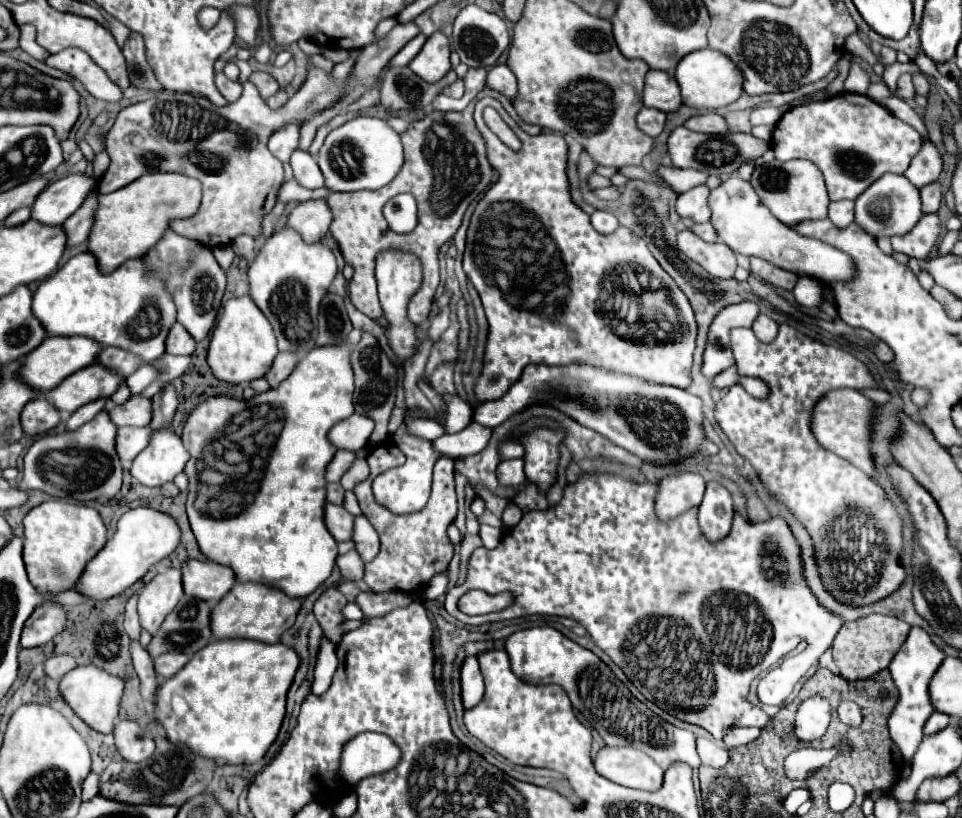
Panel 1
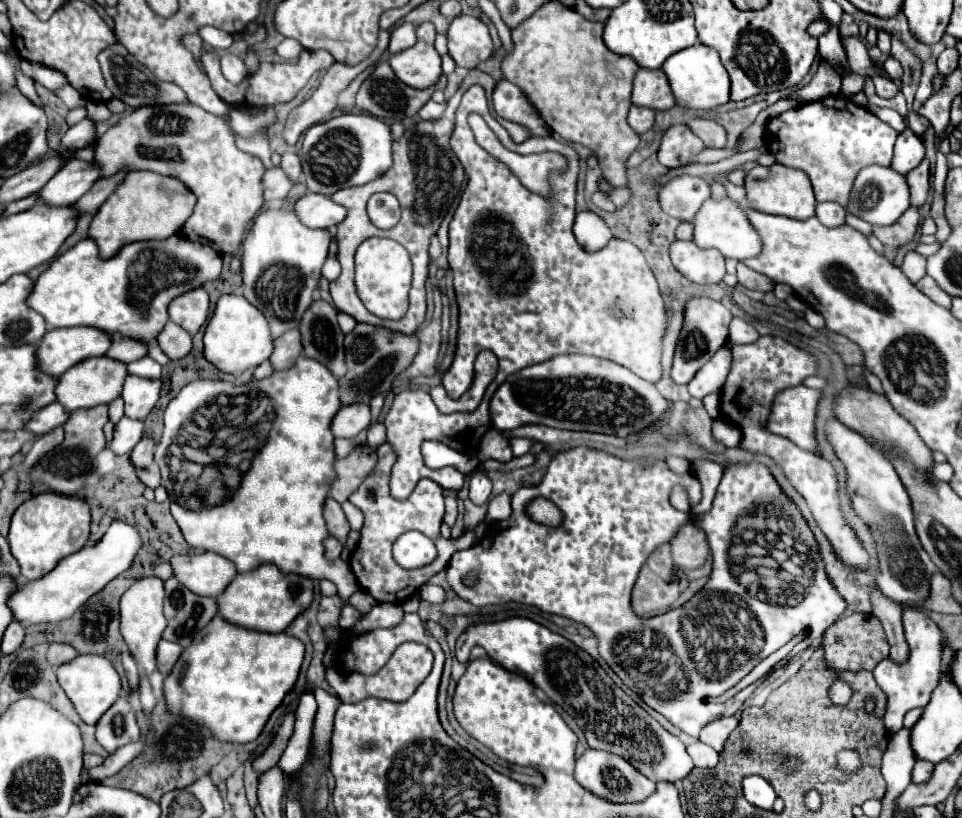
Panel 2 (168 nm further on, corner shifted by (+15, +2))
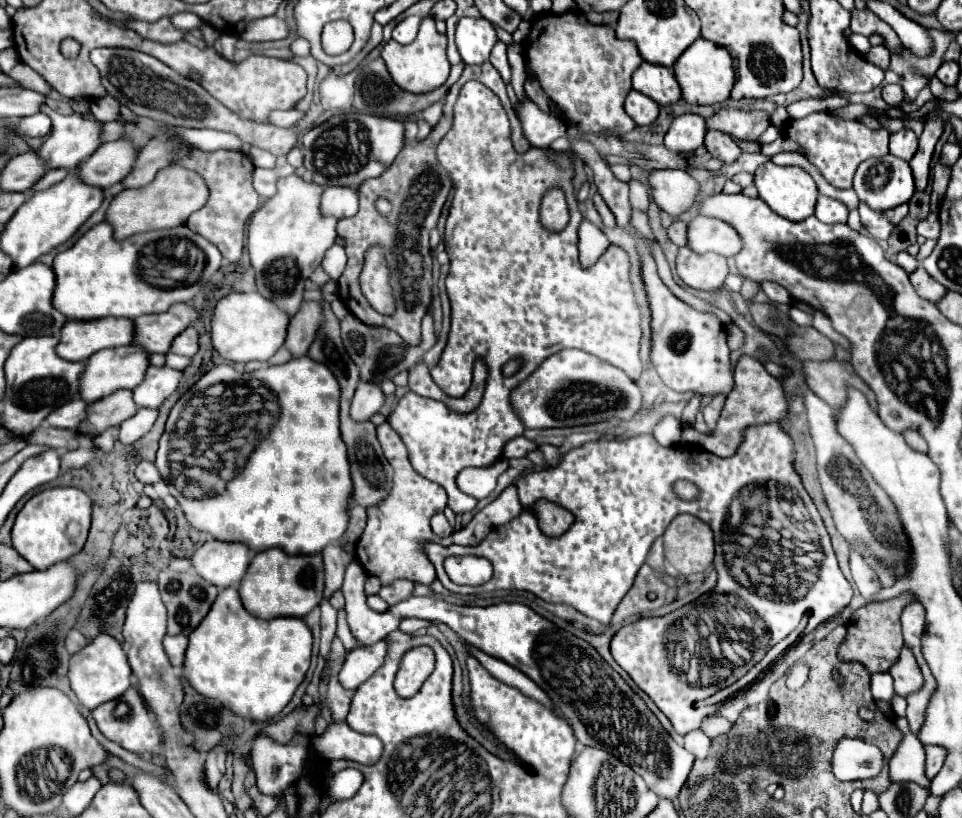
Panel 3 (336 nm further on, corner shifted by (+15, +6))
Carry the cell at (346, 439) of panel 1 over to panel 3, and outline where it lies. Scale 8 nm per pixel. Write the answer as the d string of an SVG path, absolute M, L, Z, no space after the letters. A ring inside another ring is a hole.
M360 382L356 388L356 394L352 398L352 406L350 406L350 416L354 420L368 420L372 414L376 414L382 404L384 404L386 396L380 390L378 384L364 384Z

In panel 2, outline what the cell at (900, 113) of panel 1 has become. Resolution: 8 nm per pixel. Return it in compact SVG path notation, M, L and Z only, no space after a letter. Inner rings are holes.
M830 26L830 30L826 34L822 34L818 38L820 42L820 56L830 62L830 66L840 74L840 76L846 76L850 74L850 66L848 66L848 60L846 60L846 52L842 48L842 42L840 42L840 34L836 30L836 26Z

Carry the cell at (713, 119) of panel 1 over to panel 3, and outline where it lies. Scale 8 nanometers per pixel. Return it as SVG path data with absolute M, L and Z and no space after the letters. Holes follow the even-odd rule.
M708 132L704 146L712 154L712 158L718 158L724 164L736 162L742 154L740 146L728 134L722 134L722 132Z

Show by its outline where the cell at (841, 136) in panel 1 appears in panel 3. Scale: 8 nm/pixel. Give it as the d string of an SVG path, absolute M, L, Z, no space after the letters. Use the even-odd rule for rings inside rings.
M816 112L802 120L788 120L784 124L784 134L802 144L806 158L822 172L822 176L836 188L852 188L852 178L862 160L880 158L888 154L888 132L884 128L870 130L858 120L832 118L828 112Z

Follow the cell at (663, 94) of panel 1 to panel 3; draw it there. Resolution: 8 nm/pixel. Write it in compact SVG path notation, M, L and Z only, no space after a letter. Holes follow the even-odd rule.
M642 62L632 76L632 88L646 94L660 106L670 106L682 98L680 84L670 68Z

